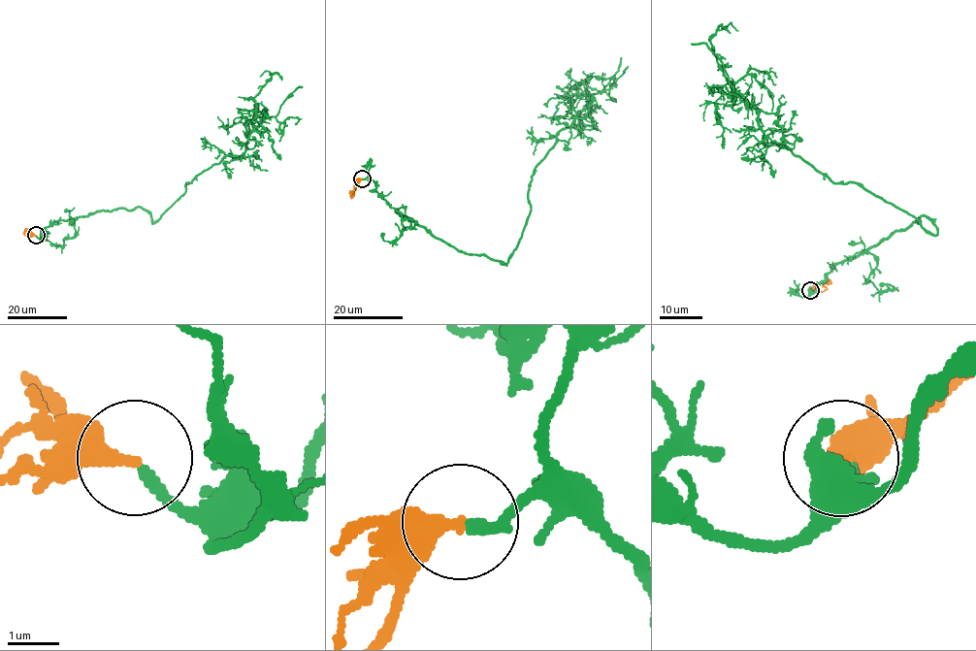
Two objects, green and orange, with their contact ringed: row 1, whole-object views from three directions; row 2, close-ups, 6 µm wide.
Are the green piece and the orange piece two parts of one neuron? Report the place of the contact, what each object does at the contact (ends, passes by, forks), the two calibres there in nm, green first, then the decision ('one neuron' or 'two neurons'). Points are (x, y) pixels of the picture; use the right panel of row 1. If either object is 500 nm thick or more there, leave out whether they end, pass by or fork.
(810, 290) | green ends | orange ends | 220/400 nm | one neuron

